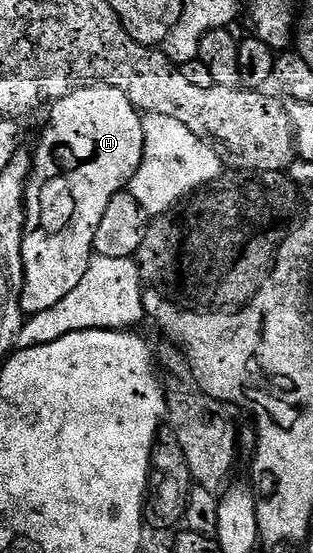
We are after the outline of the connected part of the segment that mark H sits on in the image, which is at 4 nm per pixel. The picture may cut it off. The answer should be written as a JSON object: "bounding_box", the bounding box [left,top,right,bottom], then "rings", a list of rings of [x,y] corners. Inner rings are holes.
{"bounding_box":[20,83,145,315],"rings":[[[87,83],[70,90],[67,97],[53,102],[50,122],[38,141],[38,150],[32,153],[32,168],[26,183],[26,222],[22,231],[23,283],[20,294],[23,314],[33,315],[48,311],[74,290],[76,283],[84,279],[90,258],[94,253],[93,237],[100,226],[105,208],[113,197],[123,192],[130,184],[130,178],[141,165],[145,151],[143,114],[116,87],[101,83]],[[54,157],[62,161],[63,177],[54,177]]]}

